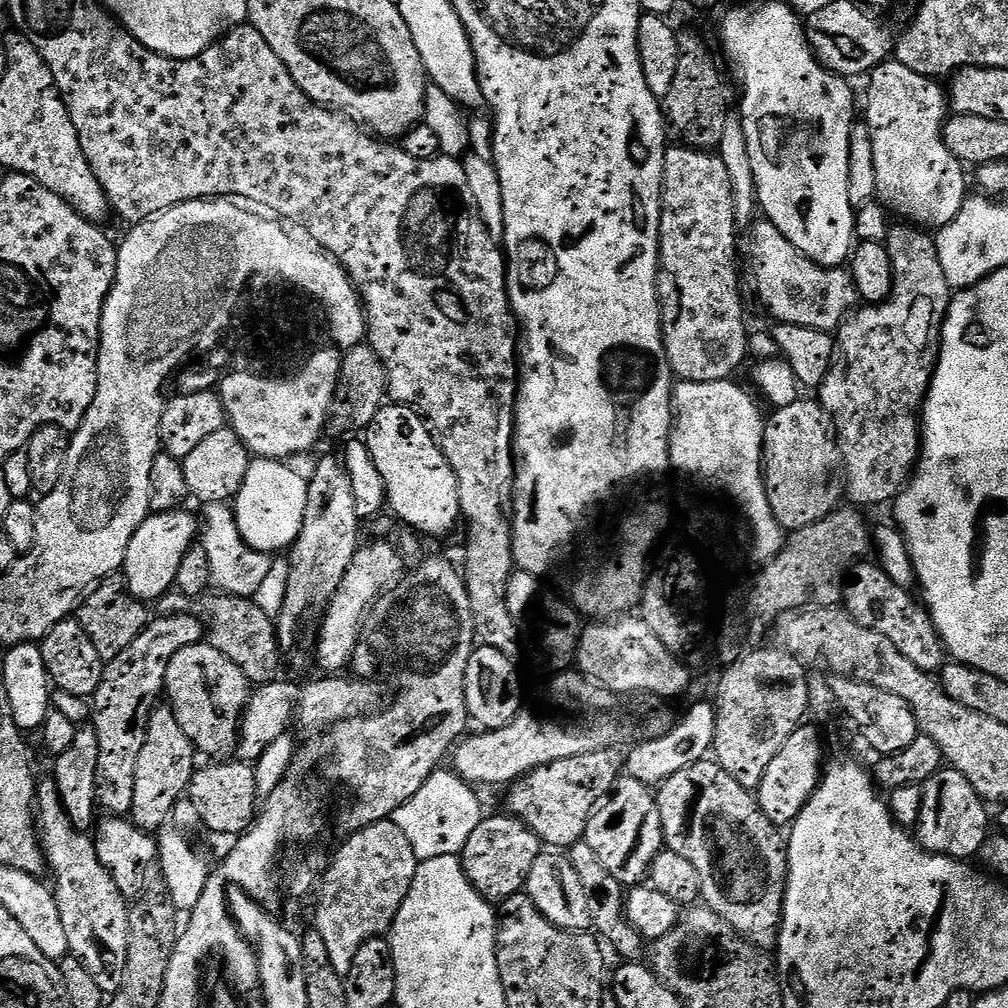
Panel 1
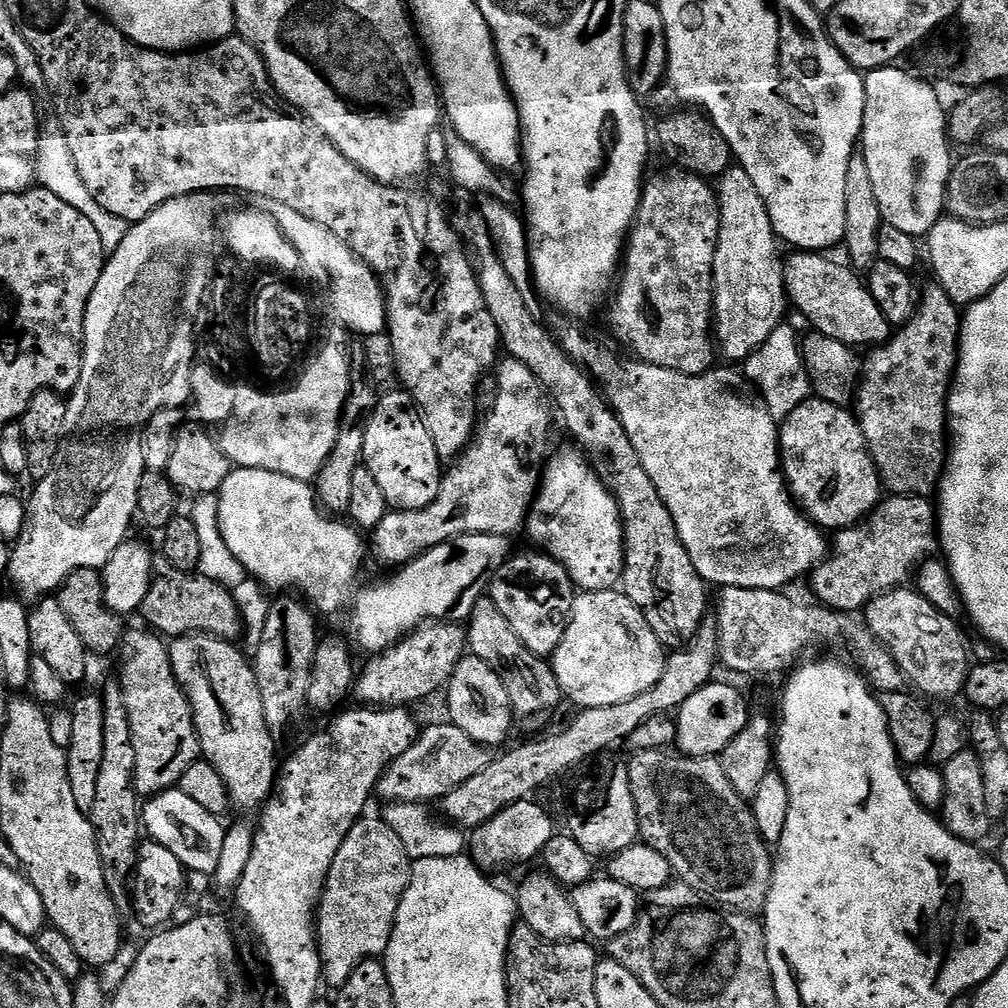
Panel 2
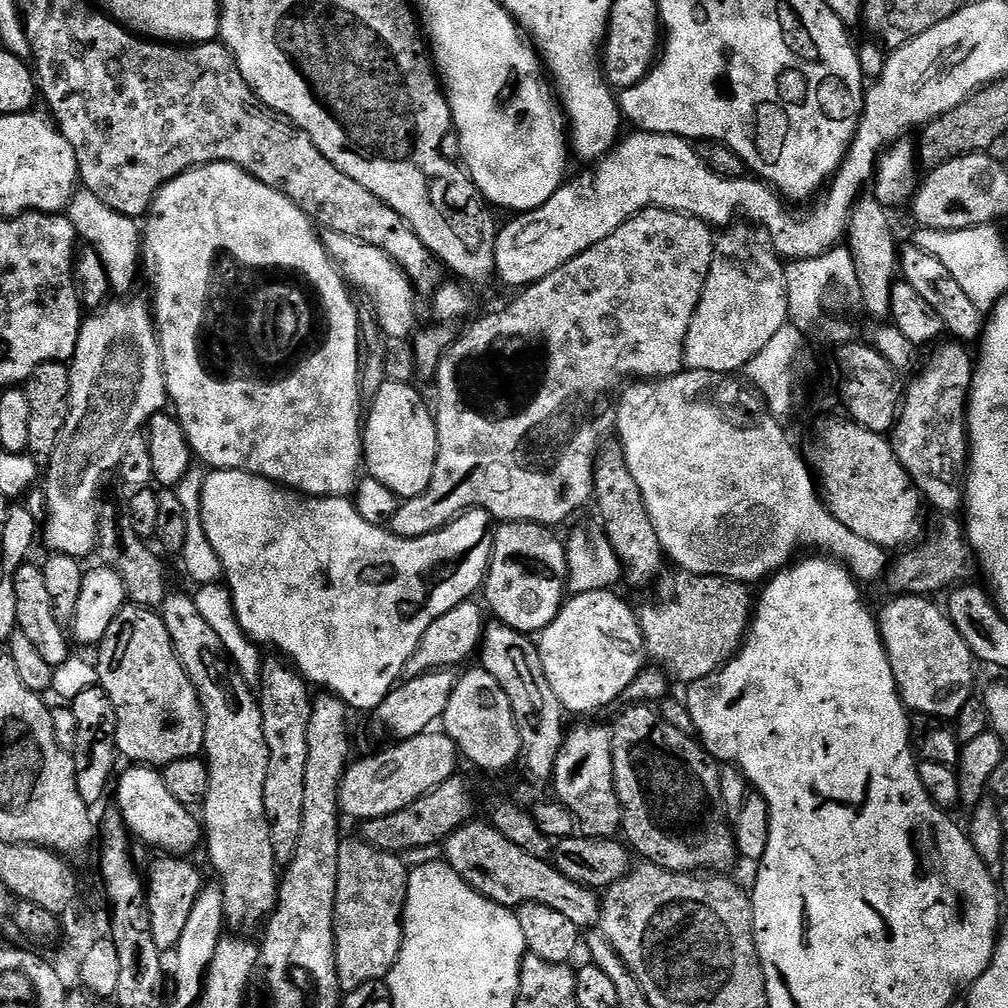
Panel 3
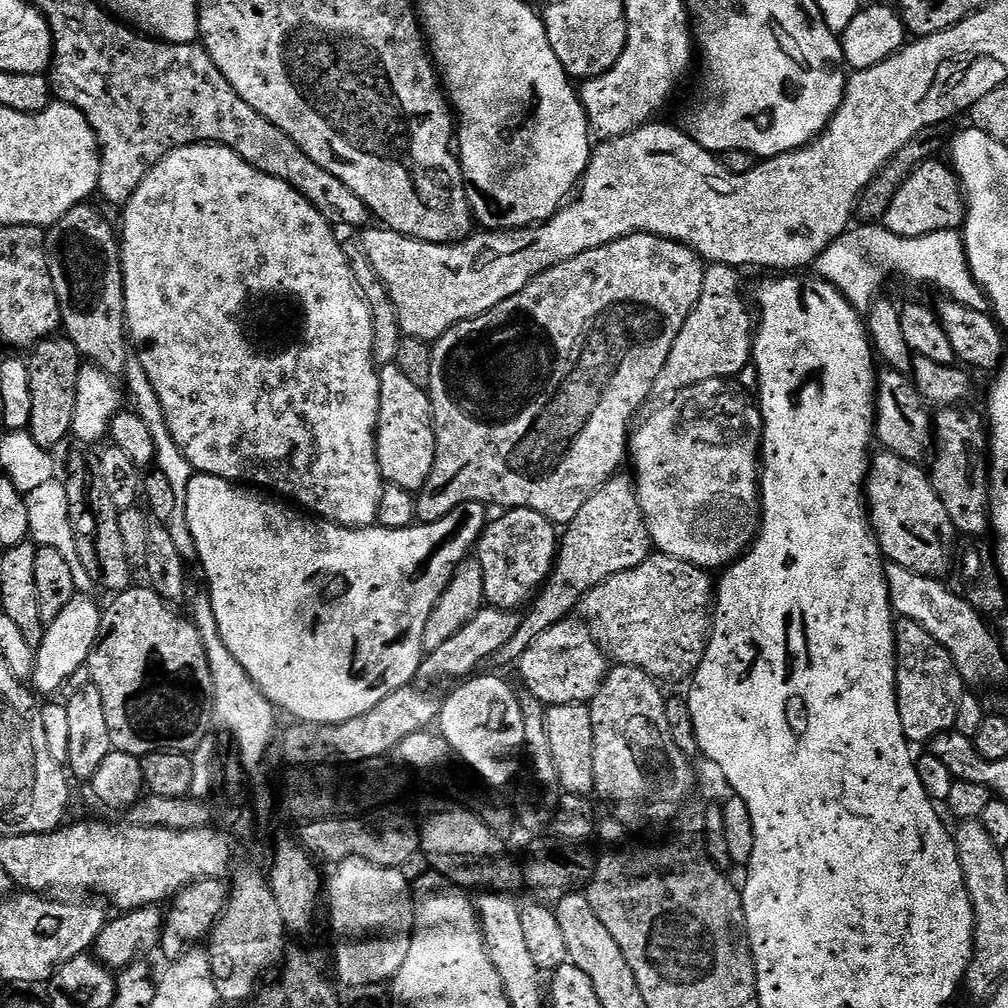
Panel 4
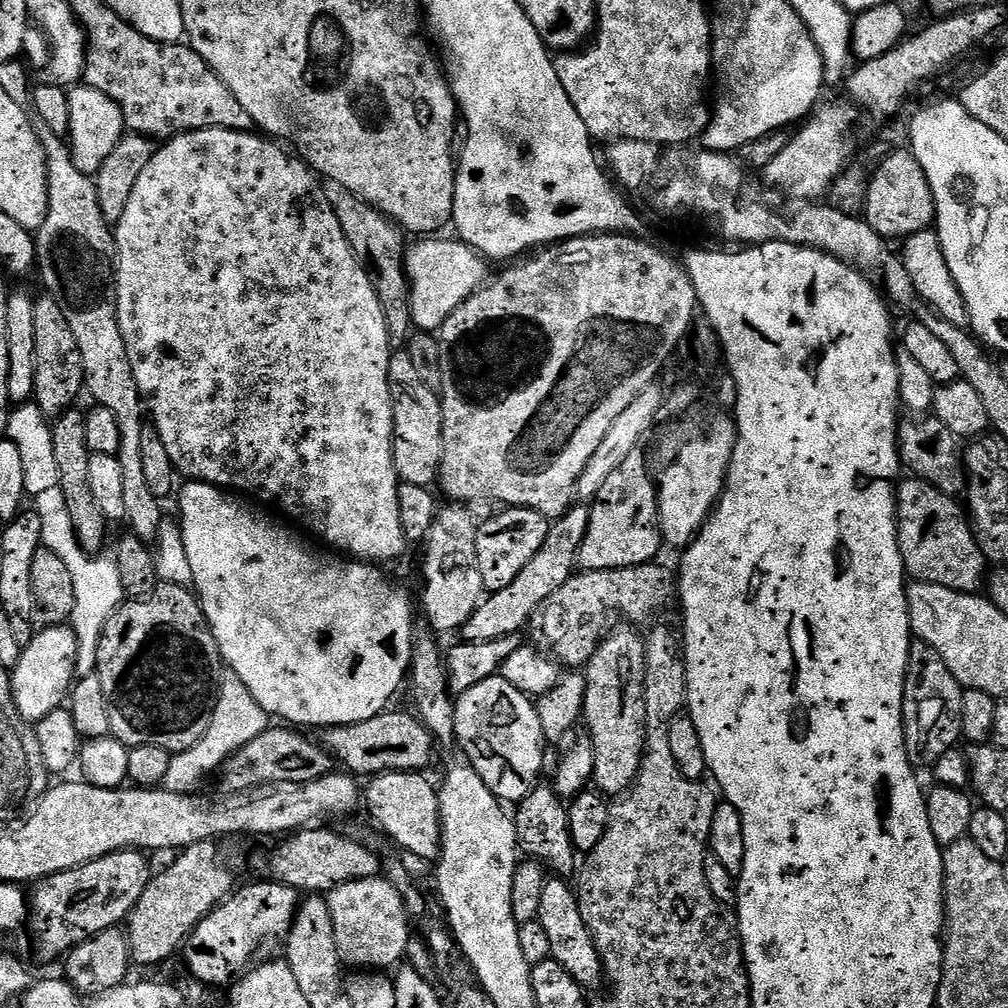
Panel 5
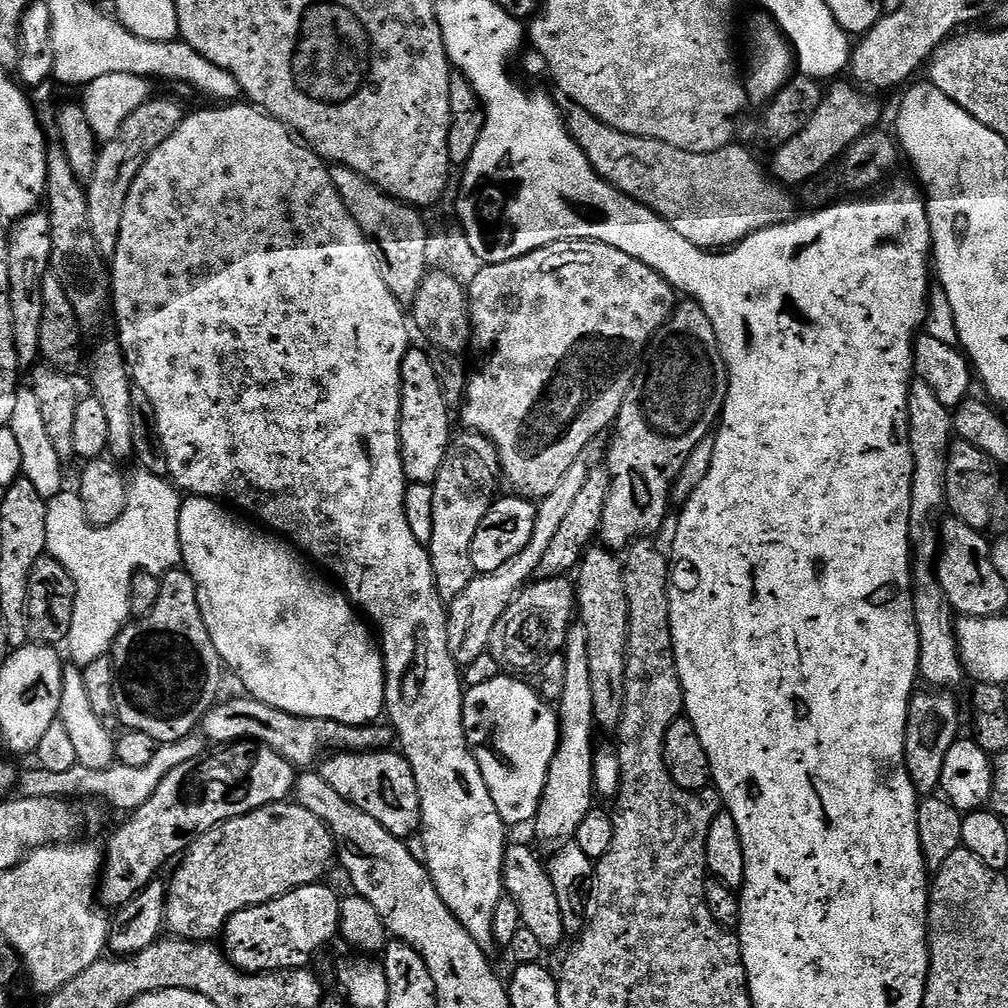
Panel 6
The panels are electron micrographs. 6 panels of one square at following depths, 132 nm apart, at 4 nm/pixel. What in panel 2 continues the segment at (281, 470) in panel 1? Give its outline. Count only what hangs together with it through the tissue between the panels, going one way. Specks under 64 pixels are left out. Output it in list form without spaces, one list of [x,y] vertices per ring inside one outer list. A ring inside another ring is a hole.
[[[233,467],[232,472],[226,478],[226,482],[222,482],[218,493],[218,526],[222,530],[222,538],[226,538],[226,546],[230,546],[230,554],[234,554],[234,558],[238,558],[238,562],[242,562],[245,573],[247,573],[251,579],[263,585],[265,589],[271,590],[271,588],[273,588],[276,594],[284,594],[291,590],[293,593],[303,597],[303,599],[320,614],[323,614],[323,612],[340,612],[351,602],[352,591],[356,588],[356,579],[360,576],[360,567],[364,564],[364,548],[366,552],[365,537],[363,540],[363,538],[360,537],[363,535],[361,535],[351,523],[325,514],[322,511],[320,501],[316,499],[313,485],[309,483],[309,481],[286,478],[282,474],[274,474],[270,470]]]

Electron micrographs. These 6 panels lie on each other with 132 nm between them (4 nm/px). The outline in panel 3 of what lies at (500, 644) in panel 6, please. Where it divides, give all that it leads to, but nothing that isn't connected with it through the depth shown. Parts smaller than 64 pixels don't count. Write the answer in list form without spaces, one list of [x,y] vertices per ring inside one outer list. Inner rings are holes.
[[[672,570],[669,576],[664,574],[659,577],[655,588],[656,597],[649,604],[638,608],[640,633],[644,636],[647,655],[651,659],[653,656],[656,659],[653,661],[663,668],[673,681],[681,680],[684,686],[691,686],[695,680],[717,672],[739,652],[748,634],[754,611],[754,596],[753,593],[748,593],[747,583],[721,576],[699,576],[697,572]]]

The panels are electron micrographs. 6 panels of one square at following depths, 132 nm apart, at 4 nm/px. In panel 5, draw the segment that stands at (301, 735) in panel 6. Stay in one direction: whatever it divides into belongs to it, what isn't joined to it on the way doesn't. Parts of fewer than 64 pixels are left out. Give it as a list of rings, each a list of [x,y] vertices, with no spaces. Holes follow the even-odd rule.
[[[385,710],[378,713],[374,718],[366,718],[357,724],[341,724],[331,728],[325,728],[319,733],[318,740],[322,747],[332,755],[333,761],[345,764],[353,777],[371,778],[380,775],[381,772],[424,772],[432,764],[436,756],[438,741],[429,732],[426,725],[420,723],[419,716],[408,712],[392,712]]]

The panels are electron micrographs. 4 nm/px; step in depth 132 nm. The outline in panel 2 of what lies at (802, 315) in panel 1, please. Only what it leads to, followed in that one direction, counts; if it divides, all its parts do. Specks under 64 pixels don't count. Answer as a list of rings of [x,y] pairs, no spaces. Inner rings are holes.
[[[797,251],[792,255],[796,256],[784,260],[784,285],[788,291],[788,299],[791,307],[803,315],[815,331],[822,333],[826,338],[834,338],[834,342],[848,344],[857,350],[885,344],[893,336],[893,325],[888,324],[886,317],[882,315],[882,310],[878,310],[878,302],[870,298],[868,285],[859,271],[853,270],[847,263],[844,265],[836,260],[827,260],[829,257],[819,252]]]

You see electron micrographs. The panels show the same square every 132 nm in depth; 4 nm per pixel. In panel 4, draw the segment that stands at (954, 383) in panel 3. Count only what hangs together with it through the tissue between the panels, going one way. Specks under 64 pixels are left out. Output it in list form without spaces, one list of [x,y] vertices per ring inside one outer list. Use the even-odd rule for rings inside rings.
[[[959,407],[941,408],[934,416],[934,455],[931,457],[930,479],[938,498],[950,514],[957,533],[964,536],[984,536],[990,532],[988,502],[988,465],[990,436],[980,429],[980,420],[972,412],[960,412]]]

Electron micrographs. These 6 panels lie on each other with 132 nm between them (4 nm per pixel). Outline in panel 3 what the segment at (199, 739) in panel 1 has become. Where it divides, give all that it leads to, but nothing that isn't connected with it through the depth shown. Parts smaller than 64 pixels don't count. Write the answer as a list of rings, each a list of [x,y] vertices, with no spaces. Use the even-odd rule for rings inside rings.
[[[173,591],[167,598],[164,599],[162,605],[162,615],[164,617],[164,625],[170,634],[170,642],[174,646],[174,650],[178,654],[178,658],[182,662],[182,666],[186,670],[186,674],[192,679],[192,685],[196,687],[196,692],[200,696],[200,704],[204,708],[204,750],[203,755],[206,757],[208,773],[210,774],[210,786],[208,793],[202,805],[202,825],[203,839],[208,846],[208,860],[212,863],[212,868],[216,871],[218,887],[220,893],[224,895],[224,918],[227,927],[236,934],[248,934],[251,928],[259,929],[261,925],[267,921],[272,915],[272,911],[276,909],[276,900],[280,897],[280,882],[281,877],[278,875],[278,865],[276,863],[276,855],[274,854],[274,846],[270,842],[270,826],[268,819],[264,817],[266,814],[266,802],[264,801],[264,791],[266,790],[266,770],[268,769],[268,747],[266,746],[266,738],[262,730],[262,714],[257,697],[254,695],[253,689],[248,686],[247,682],[239,675],[233,667],[232,661],[228,654],[224,651],[224,646],[215,634],[213,627],[202,618],[202,614],[198,614],[198,606],[195,599],[191,595],[183,596],[182,593]]]

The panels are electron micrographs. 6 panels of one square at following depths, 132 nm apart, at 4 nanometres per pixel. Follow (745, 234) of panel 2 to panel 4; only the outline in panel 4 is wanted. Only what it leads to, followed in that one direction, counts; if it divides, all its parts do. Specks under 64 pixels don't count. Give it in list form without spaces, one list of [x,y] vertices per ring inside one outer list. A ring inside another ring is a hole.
[[[709,263],[705,267],[698,306],[690,318],[686,318],[686,326],[682,326],[678,338],[674,338],[674,350],[670,350],[670,358],[656,379],[656,396],[668,398],[698,382],[739,377],[740,372],[750,364],[754,312],[750,304],[748,309],[740,293],[740,276],[741,273],[728,264]]]

